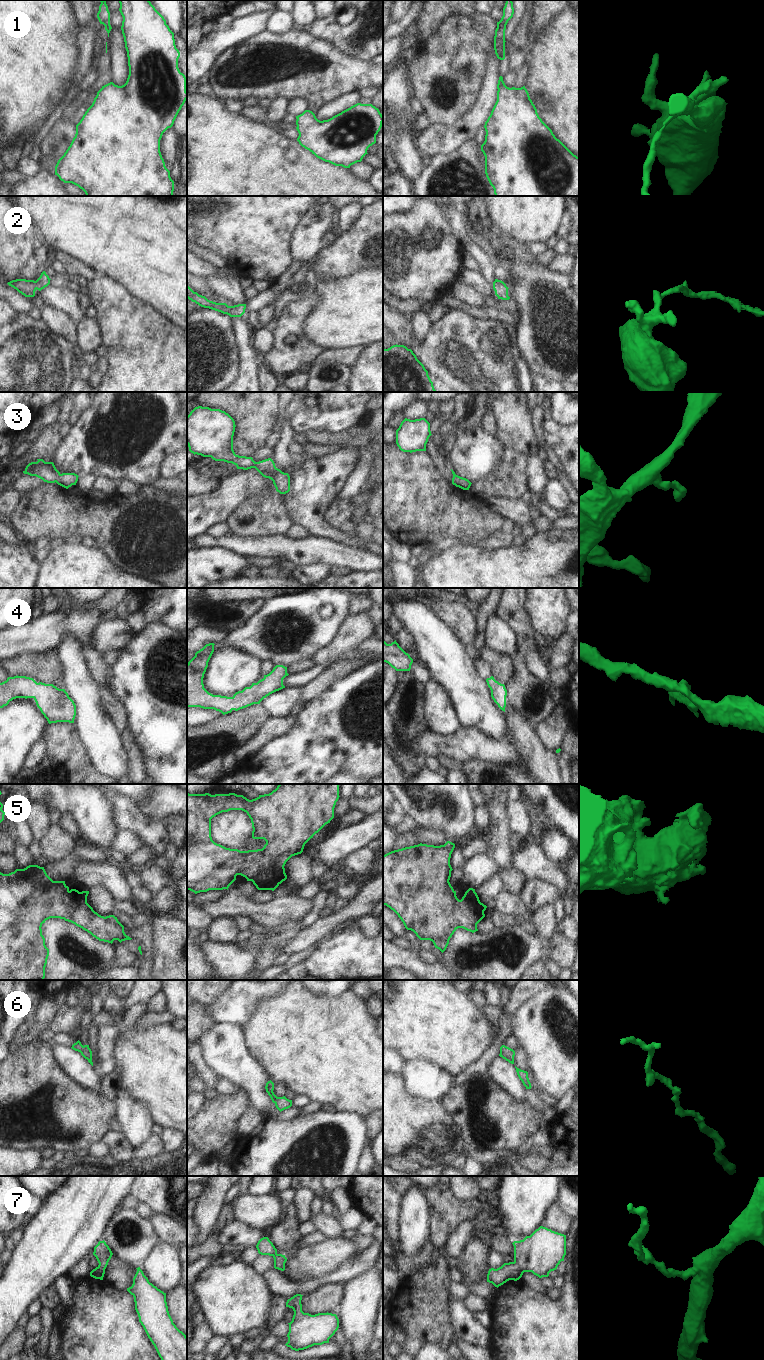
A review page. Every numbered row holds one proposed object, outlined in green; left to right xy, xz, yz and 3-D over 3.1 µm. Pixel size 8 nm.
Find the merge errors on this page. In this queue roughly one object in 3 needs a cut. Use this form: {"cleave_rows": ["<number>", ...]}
{"cleave_rows": []}

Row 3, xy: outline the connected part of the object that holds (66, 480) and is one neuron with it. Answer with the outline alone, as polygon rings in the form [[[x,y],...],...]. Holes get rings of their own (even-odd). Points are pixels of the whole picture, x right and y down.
[[[37,459],[37,462],[29,463],[24,474],[36,476],[47,483],[57,483],[58,485],[68,489],[72,485],[76,485],[78,475],[75,473],[60,473],[53,462],[45,462],[43,459]]]

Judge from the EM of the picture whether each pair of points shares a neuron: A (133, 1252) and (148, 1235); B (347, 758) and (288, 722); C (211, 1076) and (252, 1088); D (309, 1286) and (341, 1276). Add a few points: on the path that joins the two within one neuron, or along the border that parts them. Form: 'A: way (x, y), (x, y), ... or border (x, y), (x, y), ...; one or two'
A: way (135, 1248), (144, 1239); one
B: border (295, 717), (293, 726), (287, 732), (273, 738); two
C: border (203, 1058), (219, 1076); two
D: way (317, 1283), (333, 1277); one

